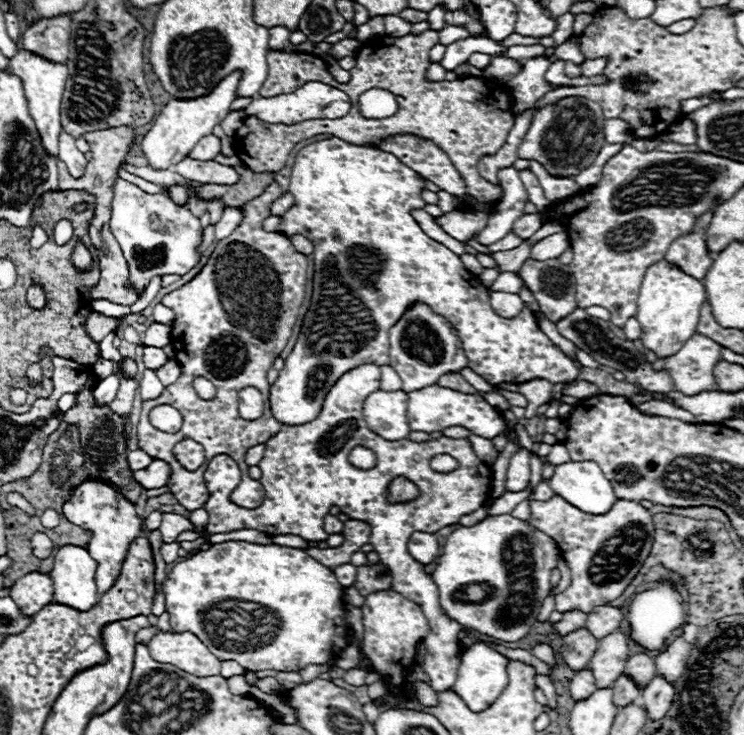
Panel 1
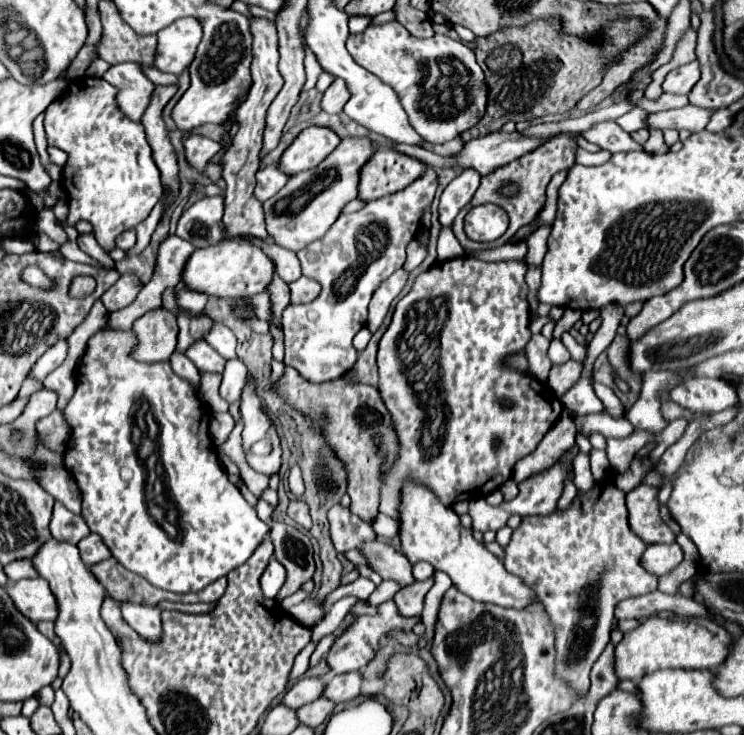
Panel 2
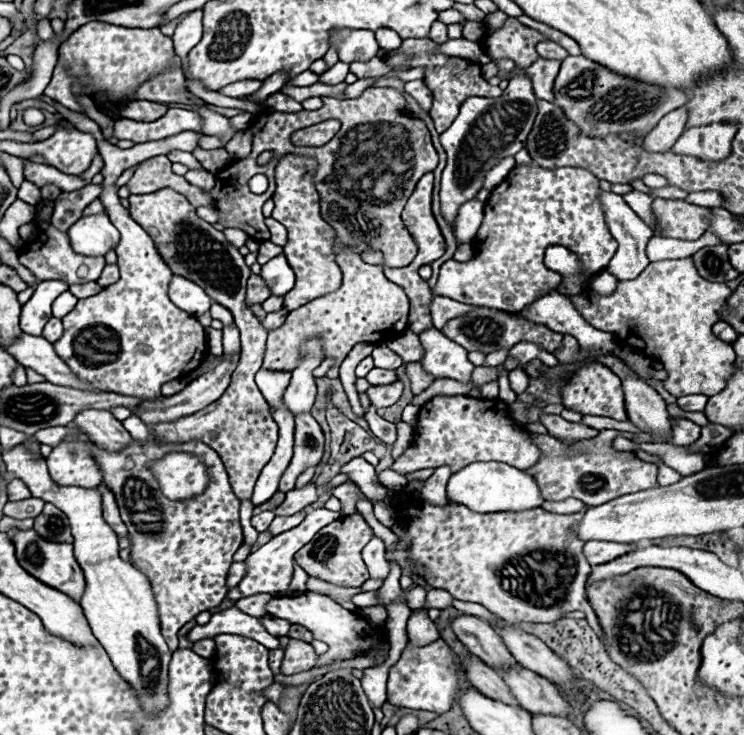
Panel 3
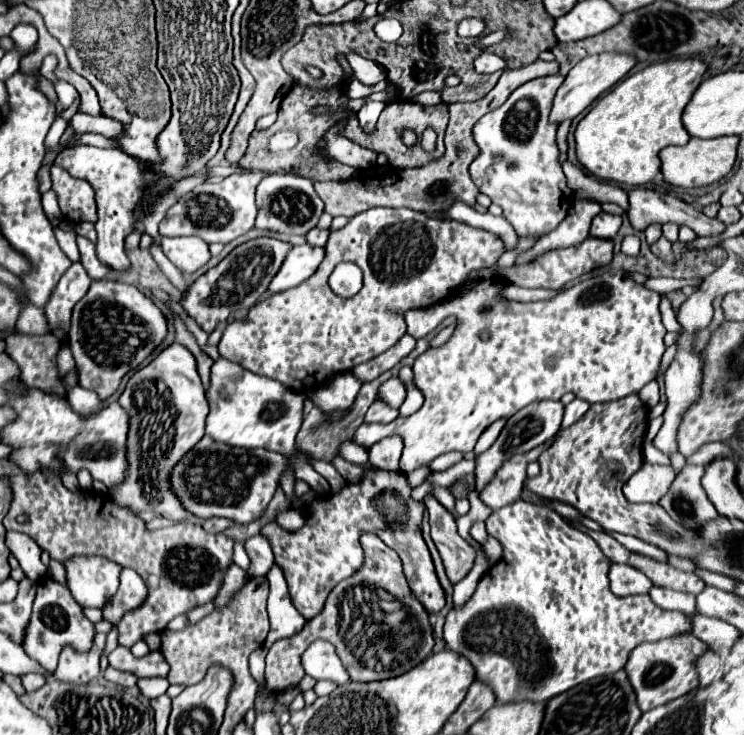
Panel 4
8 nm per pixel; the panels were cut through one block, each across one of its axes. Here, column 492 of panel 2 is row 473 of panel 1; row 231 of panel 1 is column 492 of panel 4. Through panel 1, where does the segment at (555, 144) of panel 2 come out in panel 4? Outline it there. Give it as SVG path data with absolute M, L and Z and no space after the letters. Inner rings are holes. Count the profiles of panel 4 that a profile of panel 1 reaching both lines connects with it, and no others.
M372 208L360 212L350 218L342 230L330 232L326 256L306 282L260 300L256 306L252 306L246 318L230 322L222 334L218 352L222 358L240 364L244 370L278 380L294 392L316 390L334 378L334 374L348 372L394 346L407 331L402 315L404 310L426 308L444 300L466 280L470 270L492 266L502 254L504 244L500 244L498 236L492 236L486 230L476 230L464 222L448 218L440 220L408 208ZM344 260L352 260L364 270L364 286L352 298L338 298L328 288L330 272L338 262Z

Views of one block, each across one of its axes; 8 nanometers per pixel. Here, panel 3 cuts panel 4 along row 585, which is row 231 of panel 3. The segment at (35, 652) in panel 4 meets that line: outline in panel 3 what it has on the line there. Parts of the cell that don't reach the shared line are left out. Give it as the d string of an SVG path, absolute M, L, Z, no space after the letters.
M42 220L38 222L38 236L32 244L28 244L22 252L20 252L20 264L24 264L38 282L42 280L62 280L68 282L68 286L72 284L86 284L86 282L96 282L106 266L104 258L84 258L78 256L70 242L68 242L68 234L56 230L50 220Z

